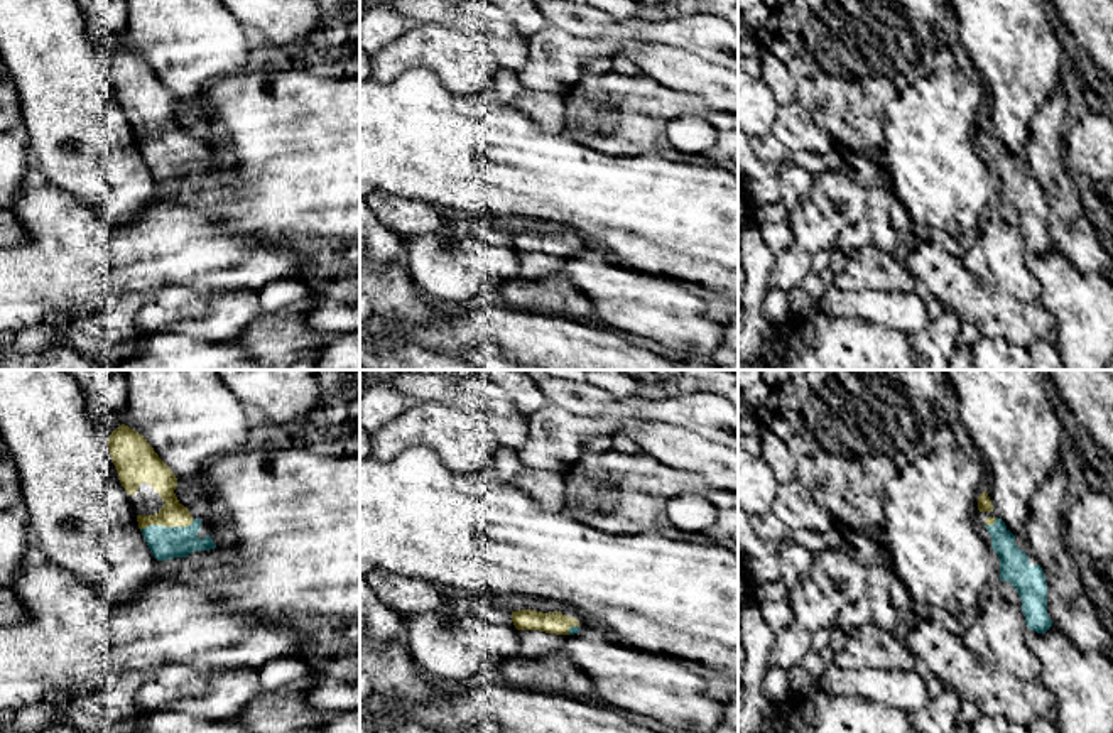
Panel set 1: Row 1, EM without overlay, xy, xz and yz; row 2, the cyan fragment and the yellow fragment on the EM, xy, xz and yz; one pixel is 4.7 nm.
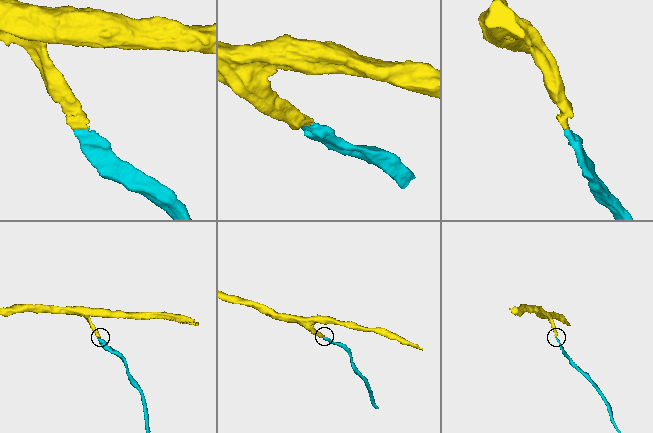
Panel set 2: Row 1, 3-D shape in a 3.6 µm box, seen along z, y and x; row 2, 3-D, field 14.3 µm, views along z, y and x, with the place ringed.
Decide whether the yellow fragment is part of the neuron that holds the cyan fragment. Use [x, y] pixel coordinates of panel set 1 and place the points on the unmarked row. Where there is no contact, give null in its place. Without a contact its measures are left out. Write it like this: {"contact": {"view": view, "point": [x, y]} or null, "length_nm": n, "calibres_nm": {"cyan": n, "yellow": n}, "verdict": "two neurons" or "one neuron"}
{"contact": {"view": "xy", "point": [168, 149]}, "length_nm": 280, "calibres_nm": {"cyan": 160, "yellow": 120}, "verdict": "one neuron"}

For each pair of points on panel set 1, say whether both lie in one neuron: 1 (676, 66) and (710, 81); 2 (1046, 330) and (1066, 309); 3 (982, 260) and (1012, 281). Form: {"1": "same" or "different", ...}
{"1": "same", "2": "different", "3": "same"}

